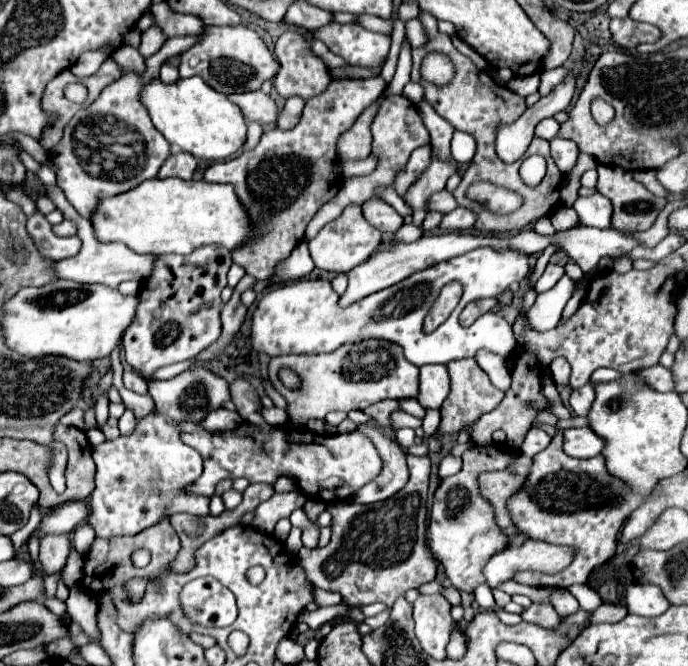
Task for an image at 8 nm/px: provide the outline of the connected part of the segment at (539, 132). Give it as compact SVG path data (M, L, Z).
M546 118L546 120L538 122L538 126L536 126L536 136L538 136L538 138L544 138L544 140L552 140L552 138L556 138L558 128L560 128L560 124L558 124L554 118Z

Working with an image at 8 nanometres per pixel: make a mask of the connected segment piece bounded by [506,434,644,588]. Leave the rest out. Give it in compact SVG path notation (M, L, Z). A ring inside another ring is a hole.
M554 436L550 446L534 456L524 486L508 498L506 510L510 512L516 530L528 540L570 546L574 548L574 558L570 566L558 574L524 570L518 572L514 580L538 588L566 588L576 582L584 584L596 566L604 564L616 554L616 534L630 512L642 504L642 500L644 498L638 498L626 490L622 482L606 474L602 456L588 460L570 458L562 452L562 436Z

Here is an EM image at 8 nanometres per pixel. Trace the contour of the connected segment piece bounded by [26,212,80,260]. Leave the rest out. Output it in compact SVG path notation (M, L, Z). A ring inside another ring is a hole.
M40 212L28 218L26 230L28 230L28 236L32 238L32 242L36 244L38 252L50 260L70 258L70 256L78 254L78 250L80 250L80 240L76 236L70 236L70 238L56 236L52 232L52 226Z

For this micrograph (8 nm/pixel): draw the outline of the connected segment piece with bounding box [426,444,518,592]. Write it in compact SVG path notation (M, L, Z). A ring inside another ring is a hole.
M496 444L474 446L466 450L462 456L464 460L462 470L454 476L442 478L440 486L434 492L434 506L426 530L426 546L432 558L444 566L446 576L458 590L472 592L478 584L482 584L484 582L482 566L486 564L486 558L508 546L508 538L500 532L500 528L494 522L492 506L478 494L476 478L484 470L506 468L516 456L518 456L516 450L498 450Z

